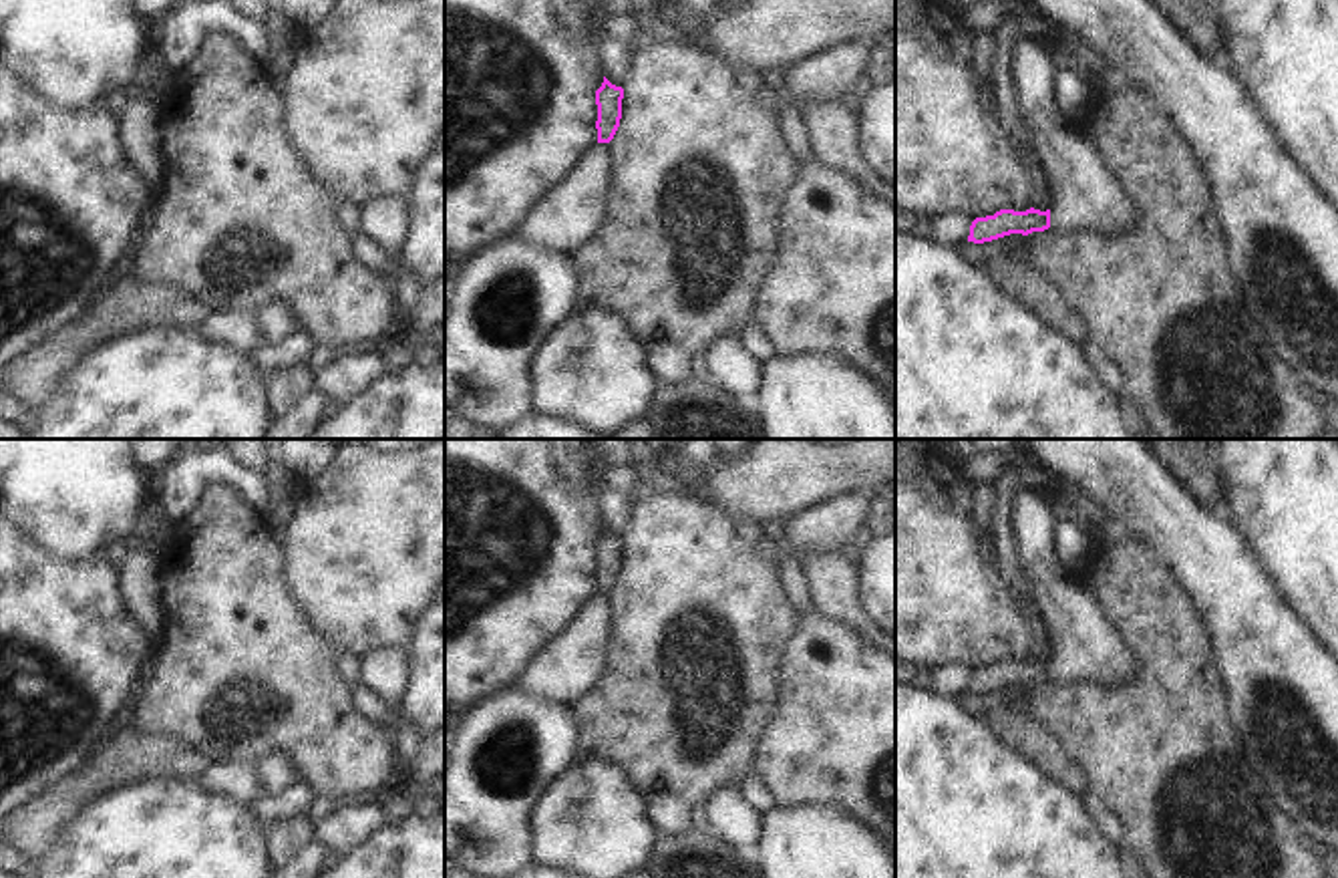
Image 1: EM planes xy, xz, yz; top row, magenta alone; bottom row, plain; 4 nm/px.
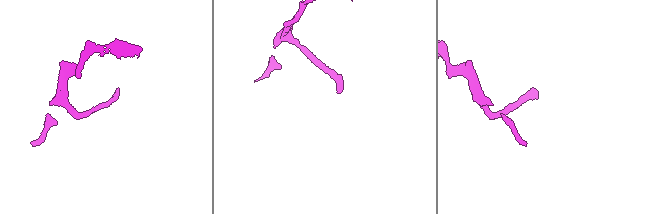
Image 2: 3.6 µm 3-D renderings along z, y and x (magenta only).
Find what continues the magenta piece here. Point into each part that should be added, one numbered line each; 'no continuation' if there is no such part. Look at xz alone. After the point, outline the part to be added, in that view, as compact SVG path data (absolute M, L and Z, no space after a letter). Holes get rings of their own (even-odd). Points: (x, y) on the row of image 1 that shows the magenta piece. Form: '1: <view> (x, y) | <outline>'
no continuation

